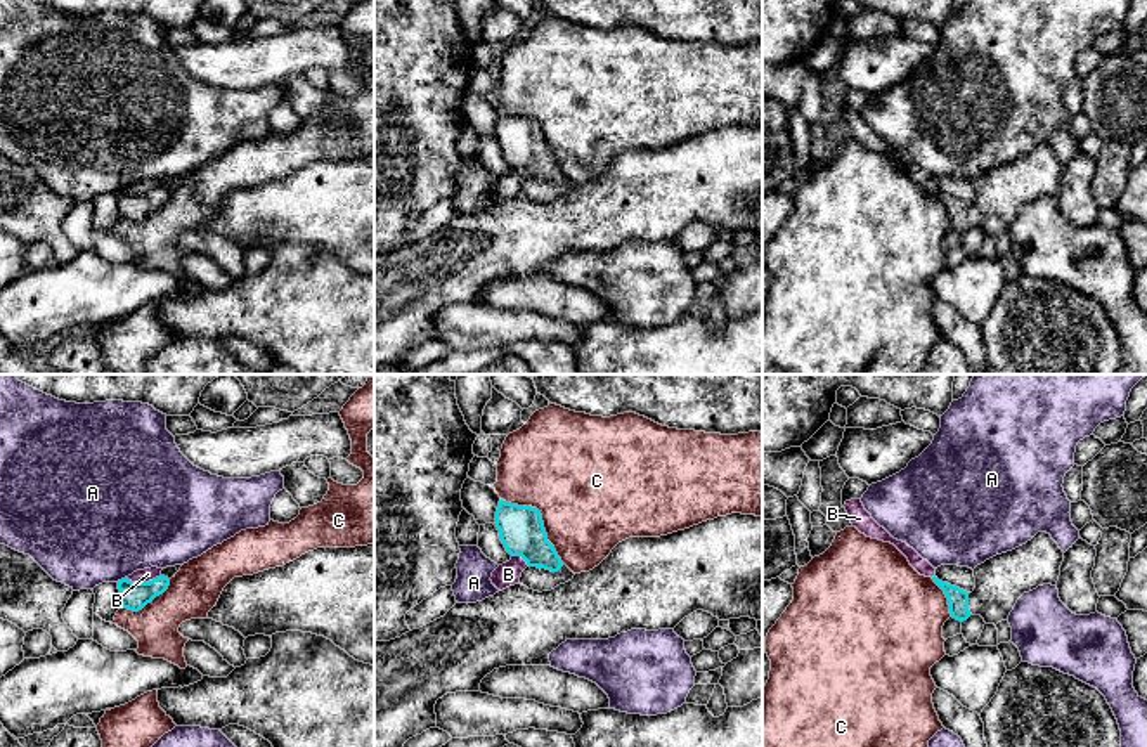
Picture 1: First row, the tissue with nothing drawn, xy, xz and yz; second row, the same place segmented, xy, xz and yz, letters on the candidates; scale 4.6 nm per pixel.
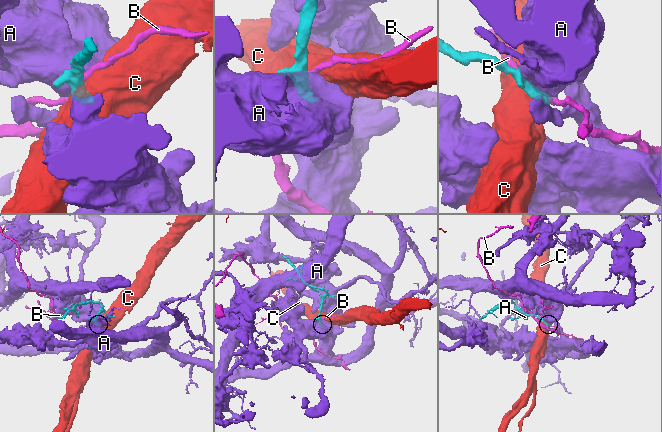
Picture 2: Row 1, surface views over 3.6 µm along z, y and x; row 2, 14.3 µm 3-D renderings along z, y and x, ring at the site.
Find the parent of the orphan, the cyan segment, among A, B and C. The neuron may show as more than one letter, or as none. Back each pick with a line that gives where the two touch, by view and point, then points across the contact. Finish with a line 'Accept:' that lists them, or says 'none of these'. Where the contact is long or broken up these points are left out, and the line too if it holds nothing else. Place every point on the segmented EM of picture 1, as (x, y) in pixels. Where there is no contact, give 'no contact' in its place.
Accept: none of these

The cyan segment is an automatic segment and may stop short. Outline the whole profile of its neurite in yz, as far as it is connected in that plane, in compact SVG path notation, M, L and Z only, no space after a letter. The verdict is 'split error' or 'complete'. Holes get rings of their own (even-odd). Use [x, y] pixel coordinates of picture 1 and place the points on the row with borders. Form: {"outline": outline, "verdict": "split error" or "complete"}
{"outline": "M1038 532L1026 544L996 555L974 568L975 588L967 593L956 586L934 582L944 591L953 619L963 622L981 615L986 624L1007 620L1017 600L1038 586L1055 586L1064 551L1047 532Z", "verdict": "split error"}

